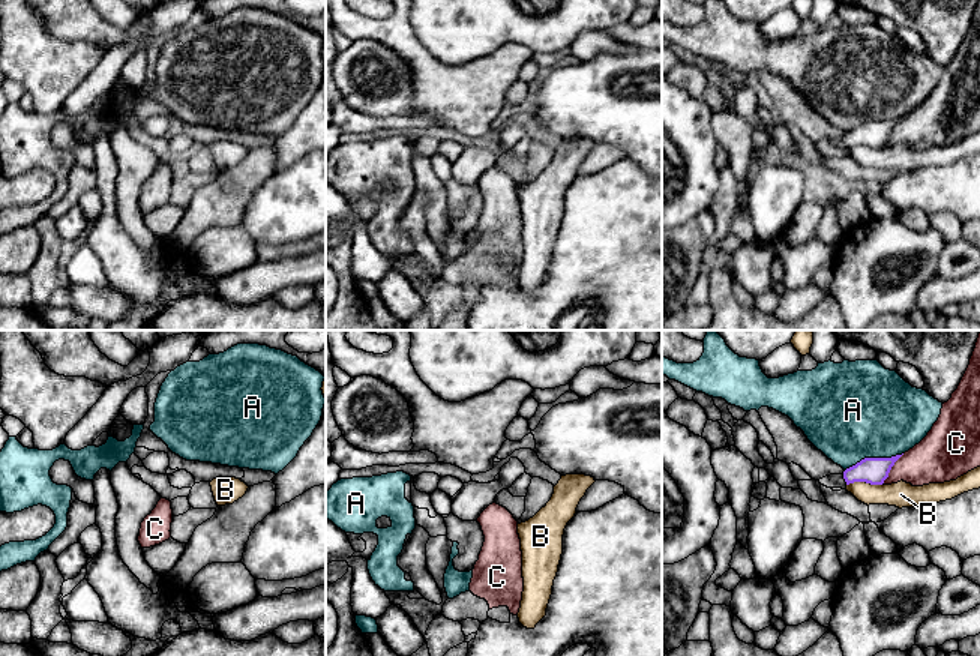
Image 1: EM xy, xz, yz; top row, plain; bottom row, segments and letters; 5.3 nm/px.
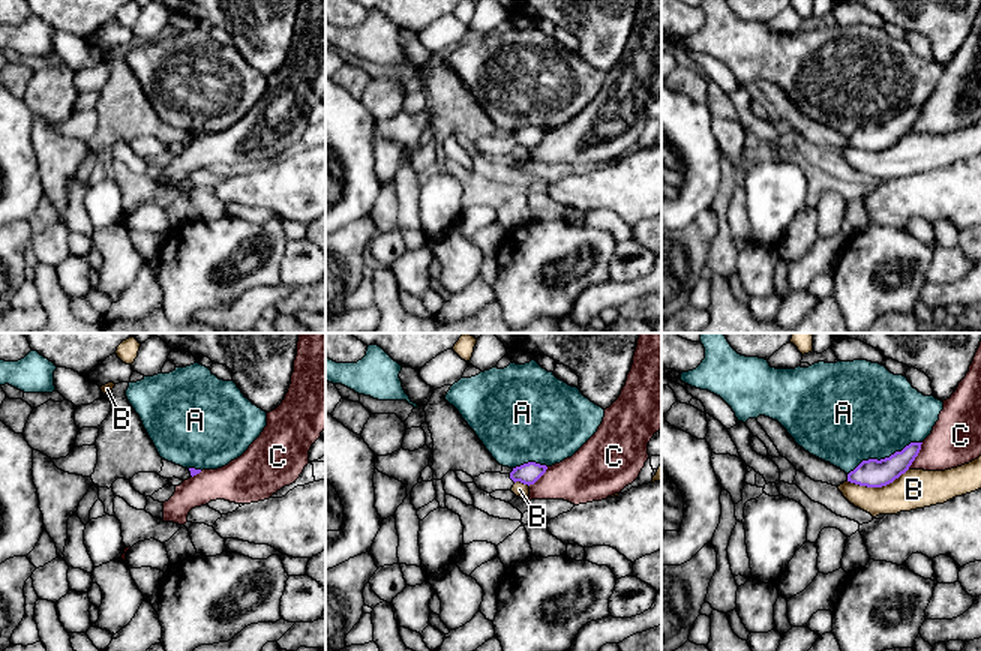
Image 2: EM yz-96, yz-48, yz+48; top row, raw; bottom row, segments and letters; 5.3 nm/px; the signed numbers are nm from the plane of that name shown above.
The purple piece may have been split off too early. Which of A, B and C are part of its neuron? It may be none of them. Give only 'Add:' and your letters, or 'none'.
Add: none

